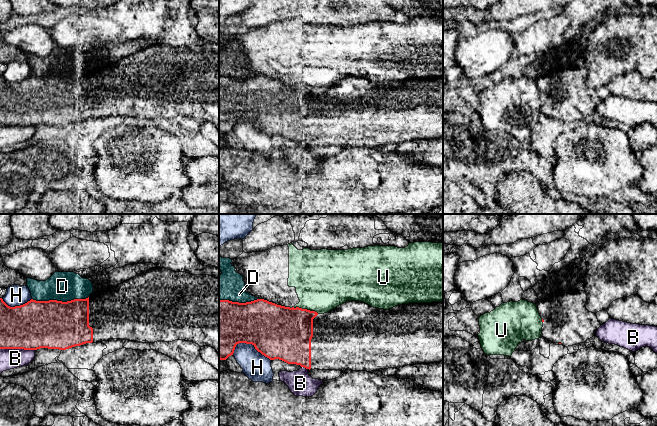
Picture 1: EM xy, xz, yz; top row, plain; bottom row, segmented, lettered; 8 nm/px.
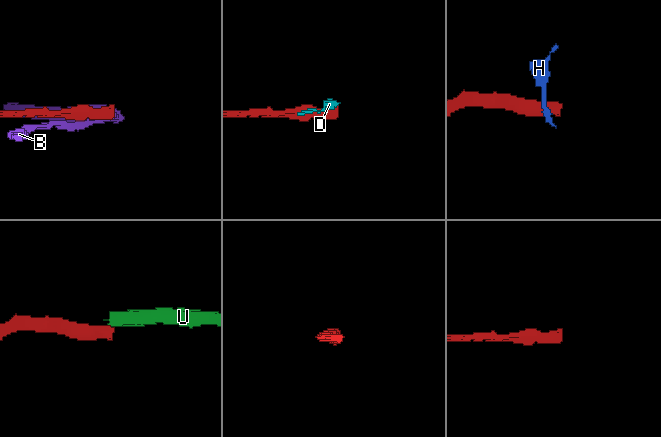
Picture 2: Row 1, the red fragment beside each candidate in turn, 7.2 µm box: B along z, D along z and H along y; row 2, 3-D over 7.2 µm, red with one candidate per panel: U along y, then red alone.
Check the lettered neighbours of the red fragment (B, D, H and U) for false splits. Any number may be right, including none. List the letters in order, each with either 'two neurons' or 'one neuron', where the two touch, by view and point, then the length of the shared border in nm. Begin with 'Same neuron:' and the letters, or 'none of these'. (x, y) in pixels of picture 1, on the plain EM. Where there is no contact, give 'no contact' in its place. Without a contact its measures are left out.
Same neuron: none of these
B: two neurons; meets red in xy at (17, 124); contact 280 nm long
D: two neurons; meets red in xy at (60, 77); contact 460 nm long
H: two neurons; meets red in xz at (249, 119); contact 320 nm long
U: two neurons; meets red in xz at (306, 85); contact 220 nm long

